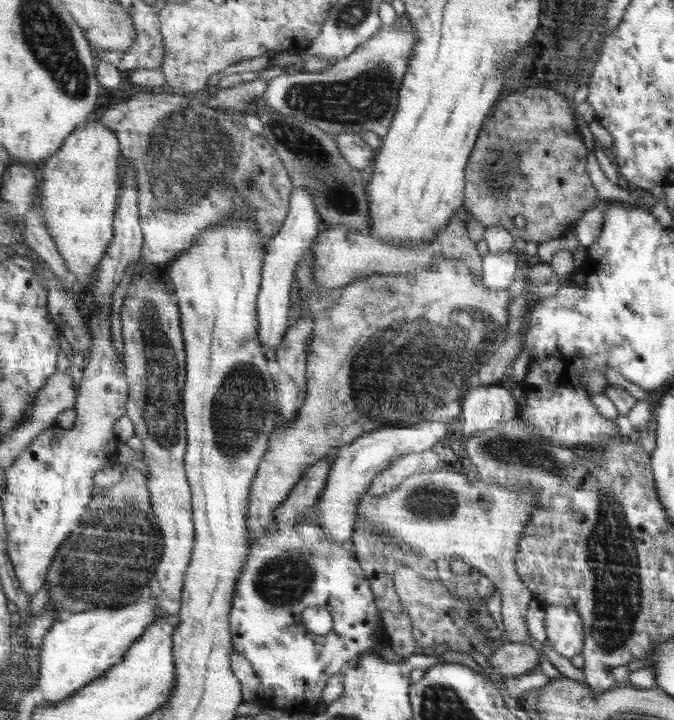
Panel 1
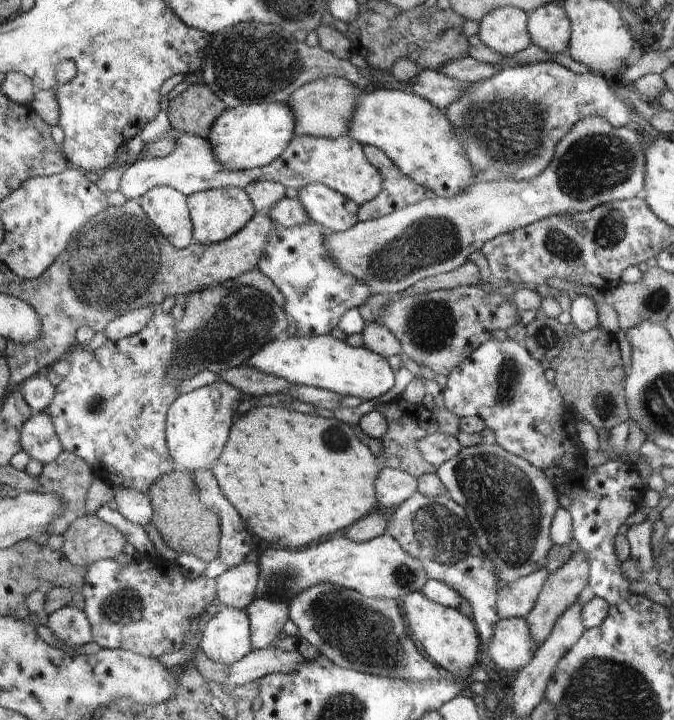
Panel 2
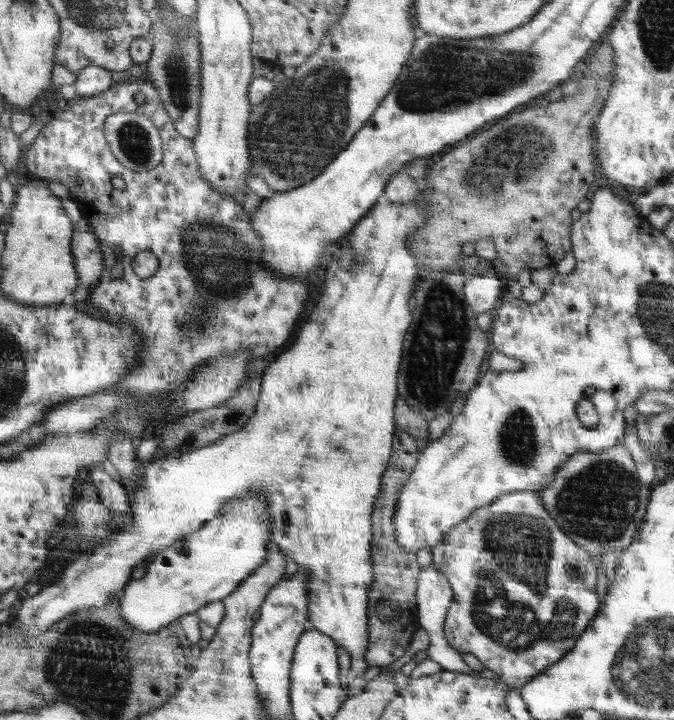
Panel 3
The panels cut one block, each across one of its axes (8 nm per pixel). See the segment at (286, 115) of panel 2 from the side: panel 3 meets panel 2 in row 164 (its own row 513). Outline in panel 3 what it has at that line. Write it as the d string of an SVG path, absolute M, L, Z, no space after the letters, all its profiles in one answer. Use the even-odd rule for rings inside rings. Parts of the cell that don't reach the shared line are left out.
M249 494L249 498L231 502L229 508L223 508L223 516L217 520L211 520L205 524L199 532L193 532L189 538L179 540L173 548L167 548L159 552L153 558L153 564L147 568L143 578L133 578L129 586L125 588L125 596L121 602L123 618L135 626L135 630L141 632L159 632L167 626L171 626L175 620L187 614L197 614L201 608L209 606L211 602L223 602L227 600L243 582L247 582L249 576L261 568L261 564L267 562L269 556L269 542L273 542L273 530L271 530L271 516L267 502L257 498L257 494Z

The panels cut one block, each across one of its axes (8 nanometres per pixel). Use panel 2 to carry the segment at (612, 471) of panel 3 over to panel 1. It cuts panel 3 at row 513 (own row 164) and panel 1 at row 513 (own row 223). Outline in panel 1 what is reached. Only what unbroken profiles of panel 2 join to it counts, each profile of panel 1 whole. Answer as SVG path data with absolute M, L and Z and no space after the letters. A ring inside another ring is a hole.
M433 470L427 474L407 476L397 490L383 498L371 500L363 496L363 504L357 510L357 522L359 518L367 518L373 524L381 524L375 526L375 530L381 530L387 538L399 540L397 544L405 554L421 554L433 562L457 558L483 572L483 576L489 578L493 588L501 594L501 622L505 632L499 642L531 648L527 610L533 594L519 578L515 556L525 528L535 512L541 510L543 502L539 502L539 490L533 486L511 488L479 480L467 482L463 474L461 480L457 480L457 474L451 470Z

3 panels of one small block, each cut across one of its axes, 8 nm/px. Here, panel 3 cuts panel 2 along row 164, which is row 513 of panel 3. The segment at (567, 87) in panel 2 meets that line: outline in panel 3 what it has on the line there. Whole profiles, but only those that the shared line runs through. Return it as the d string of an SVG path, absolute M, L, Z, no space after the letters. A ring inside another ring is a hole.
M509 492L505 496L501 496L499 500L495 500L495 504L489 504L487 508L475 510L465 522L457 524L455 528L451 528L451 532L447 534L447 538L437 544L435 548L431 548L431 566L435 566L449 582L451 590L453 590L453 600L449 604L447 610L447 618L443 622L443 634L445 634L445 642L449 644L449 648L453 648L459 654L473 654L485 670L491 670L493 674L497 674L497 678L501 678L503 684L513 684L515 688L521 688L525 684L529 684L535 676L539 676L541 672L545 672L547 668L551 668L553 664L557 664L563 656L567 656L571 652L571 648L575 646L575 642L579 640L579 636L583 634L583 630L589 626L589 622L595 618L597 614L597 606L599 606L599 598L595 594L595 576L597 570L591 564L587 550L583 550L579 544L575 544L551 518L551 514L547 514L547 510L543 510L543 502L539 500L537 492Z

